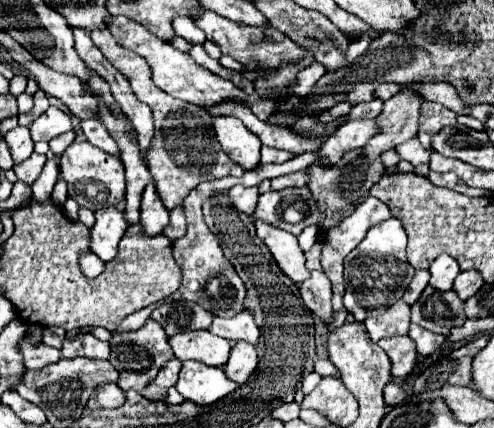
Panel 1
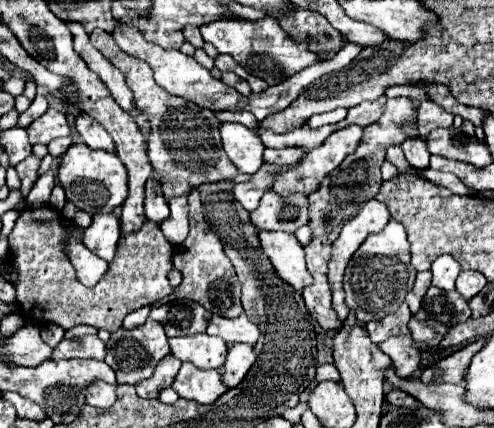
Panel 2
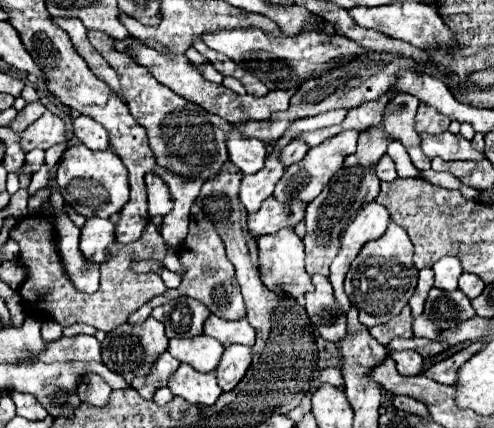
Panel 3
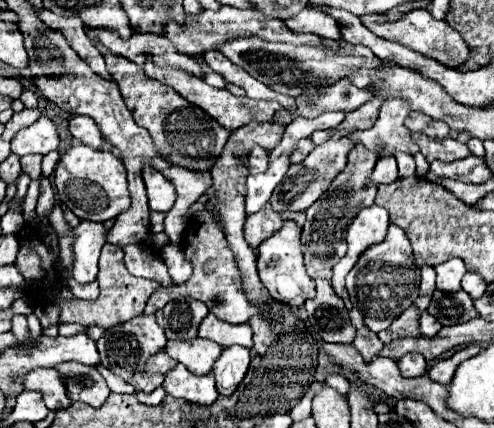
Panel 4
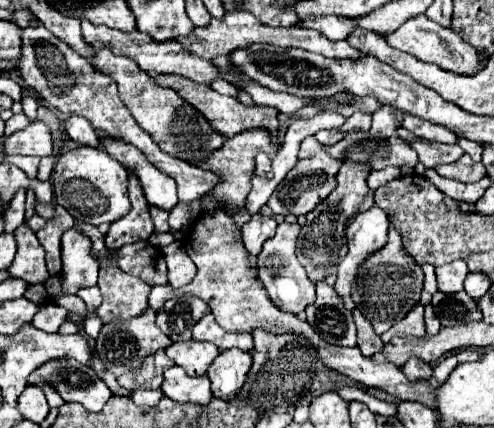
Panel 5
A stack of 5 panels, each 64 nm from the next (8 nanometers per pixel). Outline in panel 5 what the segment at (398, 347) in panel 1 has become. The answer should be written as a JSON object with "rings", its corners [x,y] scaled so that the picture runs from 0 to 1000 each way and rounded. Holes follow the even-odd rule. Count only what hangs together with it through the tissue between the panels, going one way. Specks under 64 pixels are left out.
{"rings":[[[830,836],[814,855],[814,869],[834,893],[842,893],[842,888],[870,888],[874,883],[874,855],[862,850],[862,846],[854,846],[850,836]]]}

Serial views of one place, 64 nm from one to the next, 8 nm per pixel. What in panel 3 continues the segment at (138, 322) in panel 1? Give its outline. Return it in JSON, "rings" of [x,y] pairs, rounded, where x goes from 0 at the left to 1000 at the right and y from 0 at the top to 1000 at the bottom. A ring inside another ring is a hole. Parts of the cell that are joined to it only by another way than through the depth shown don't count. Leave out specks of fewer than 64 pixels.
{"rings":[[[397,477],[389,481],[389,500],[385,500],[385,542],[377,551],[372,570],[364,575],[360,593],[364,593],[368,617],[377,621],[377,640],[372,640],[364,668],[356,678],[336,678],[328,692],[296,706],[283,724],[275,724],[263,738],[263,748],[259,748],[263,757],[279,757],[283,748],[296,748],[316,715],[336,710],[344,696],[360,696],[360,692],[385,692],[385,696],[405,701],[429,734],[437,734],[441,743],[453,743],[453,748],[486,748],[498,738],[498,715],[494,715],[494,701],[486,687],[486,668],[478,659],[478,636],[474,636],[470,612],[457,598],[453,565],[445,561],[433,523],[413,505],[413,495]]]}

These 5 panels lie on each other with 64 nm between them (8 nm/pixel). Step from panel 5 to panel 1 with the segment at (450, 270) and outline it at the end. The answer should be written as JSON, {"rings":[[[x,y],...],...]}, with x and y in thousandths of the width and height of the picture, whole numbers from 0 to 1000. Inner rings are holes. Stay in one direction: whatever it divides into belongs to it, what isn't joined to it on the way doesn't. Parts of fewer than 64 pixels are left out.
{"rings":[[[891,593],[891,598],[874,612],[874,621],[870,621],[870,640],[874,640],[870,668],[891,673],[891,678],[899,682],[899,678],[911,678],[911,673],[915,673],[919,650],[931,640],[931,621],[927,621],[927,612],[923,612],[915,598]]]}

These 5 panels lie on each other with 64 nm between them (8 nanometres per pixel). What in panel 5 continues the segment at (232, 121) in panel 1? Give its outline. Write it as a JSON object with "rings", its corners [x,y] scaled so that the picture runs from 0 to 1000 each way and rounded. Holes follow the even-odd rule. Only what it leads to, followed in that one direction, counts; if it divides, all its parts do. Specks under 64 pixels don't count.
{"rings":[[[522,360],[518,364],[518,407],[522,411],[551,411],[551,360]]]}

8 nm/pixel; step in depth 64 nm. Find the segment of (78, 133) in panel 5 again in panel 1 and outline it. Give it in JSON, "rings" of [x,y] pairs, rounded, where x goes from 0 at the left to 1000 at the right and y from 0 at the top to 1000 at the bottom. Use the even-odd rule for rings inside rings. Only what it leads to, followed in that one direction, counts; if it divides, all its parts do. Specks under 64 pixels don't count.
{"rings":[[[194,276],[166,280],[166,285],[162,285],[162,299],[166,299],[174,327],[178,327],[186,341],[194,341],[194,346],[202,346],[202,350],[211,350],[211,355],[219,355],[219,360],[231,360],[231,364],[243,360],[231,322],[219,313],[219,304],[215,304]]]}

